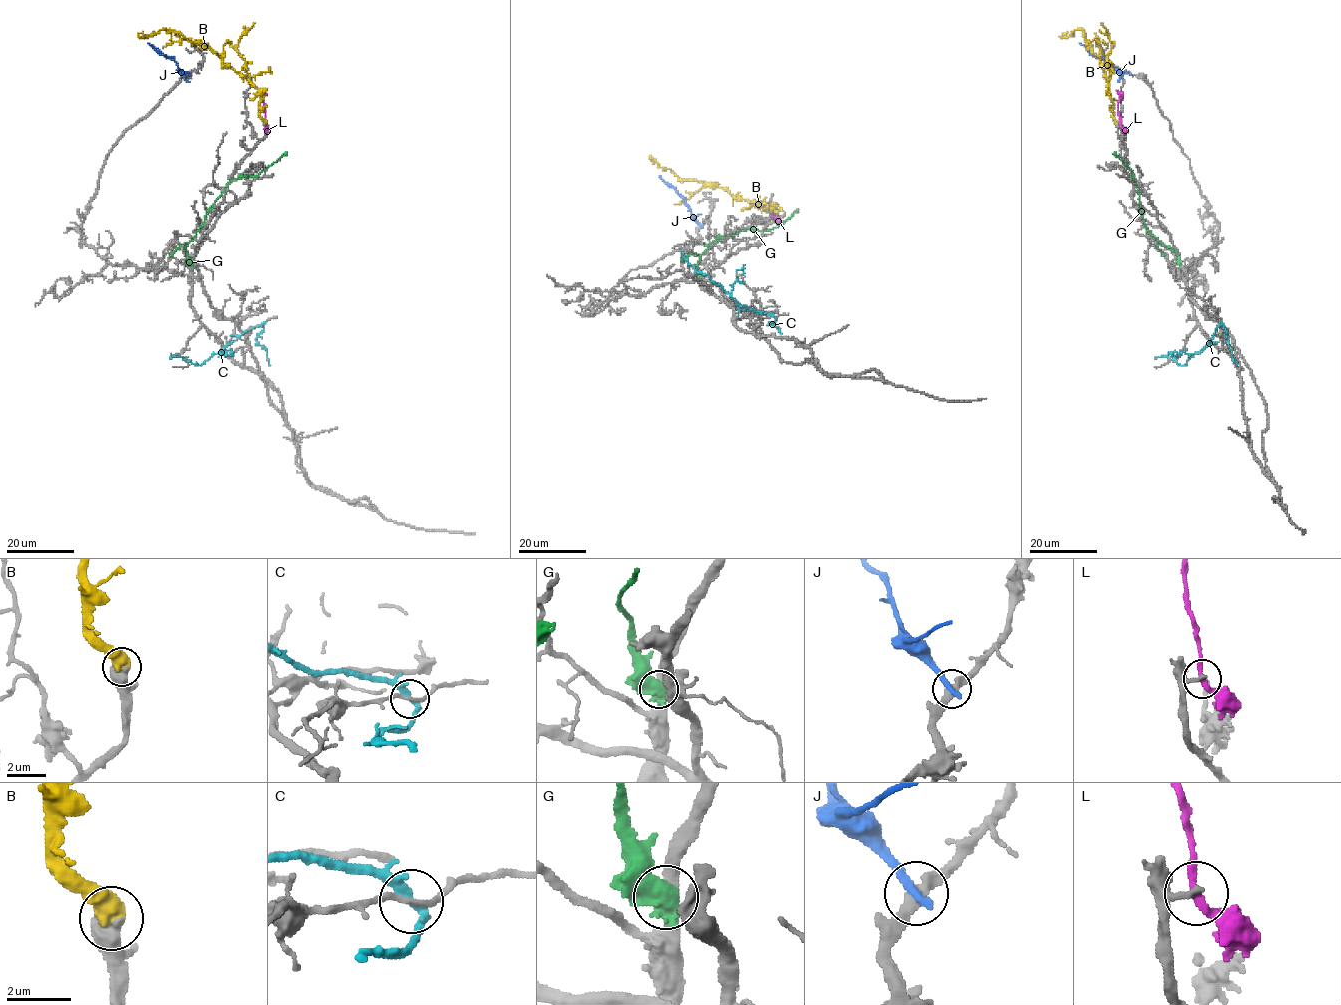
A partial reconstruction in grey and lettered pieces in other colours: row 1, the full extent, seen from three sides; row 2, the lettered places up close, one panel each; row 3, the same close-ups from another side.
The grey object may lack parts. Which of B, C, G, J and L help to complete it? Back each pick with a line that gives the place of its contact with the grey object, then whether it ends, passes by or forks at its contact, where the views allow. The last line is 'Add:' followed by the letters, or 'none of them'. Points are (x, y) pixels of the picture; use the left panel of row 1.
B: meets grey at (265, 122); it ends there
Add: B

